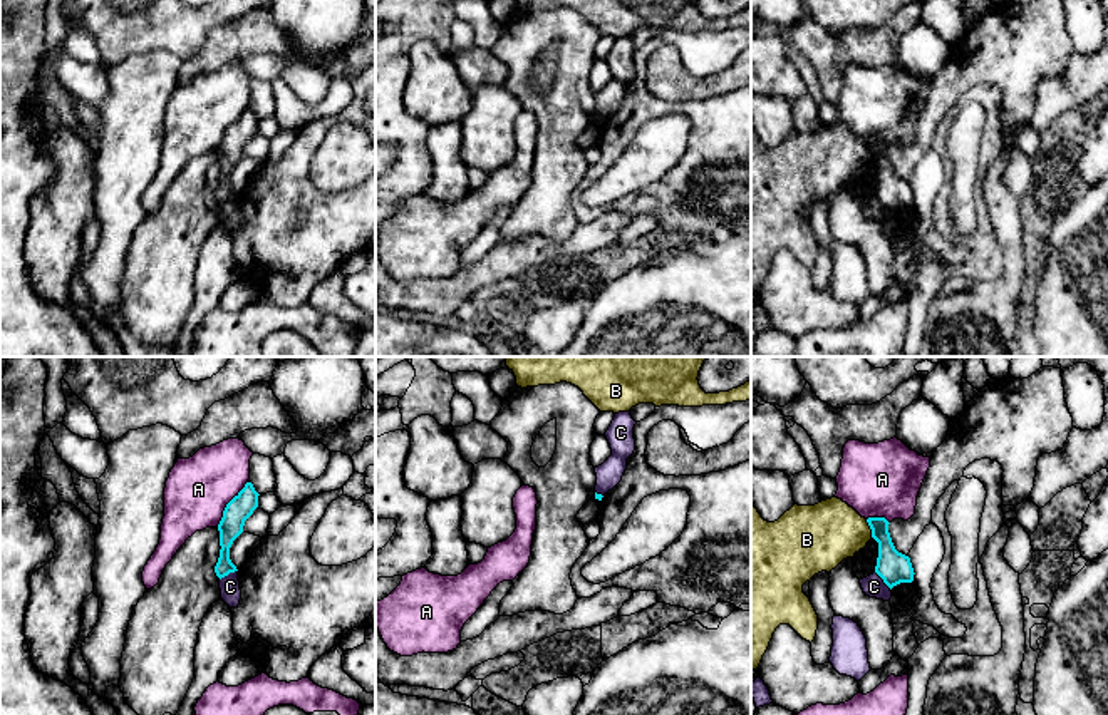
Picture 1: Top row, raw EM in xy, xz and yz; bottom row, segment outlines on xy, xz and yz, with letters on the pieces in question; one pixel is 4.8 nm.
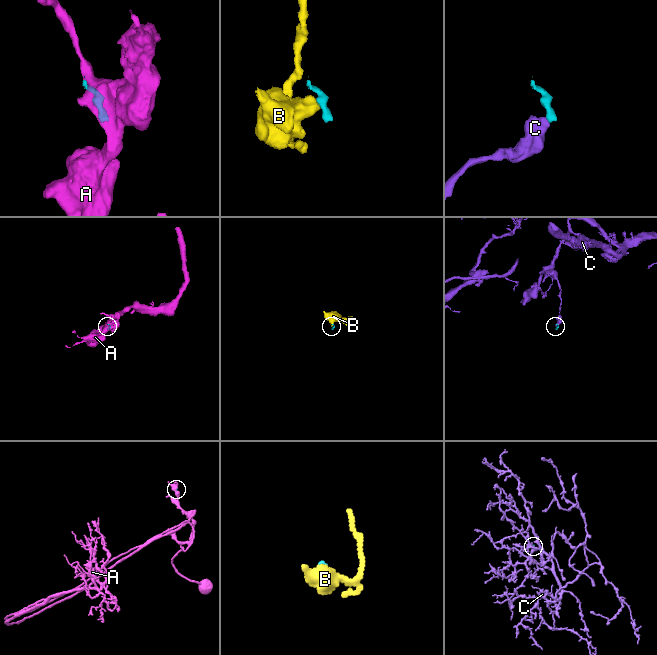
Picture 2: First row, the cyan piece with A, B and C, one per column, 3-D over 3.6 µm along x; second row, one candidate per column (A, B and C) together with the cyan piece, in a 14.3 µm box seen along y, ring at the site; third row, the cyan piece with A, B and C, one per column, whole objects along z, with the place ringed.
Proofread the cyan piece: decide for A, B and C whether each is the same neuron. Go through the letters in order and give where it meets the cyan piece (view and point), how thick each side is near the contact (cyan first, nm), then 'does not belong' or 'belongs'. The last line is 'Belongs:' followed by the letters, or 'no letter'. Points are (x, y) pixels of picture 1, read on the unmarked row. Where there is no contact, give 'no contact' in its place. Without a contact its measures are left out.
A: meets cyan in xy at (227, 129); 120 nm thick on the cyan side, 300 nm on the other; does not belong
B: meets cyan in yz at (870, 153); 160 nm thick on the cyan side, 320 nm on the other; does not belong
C: meets cyan in xy at (228, 198); 120 nm thick on the cyan side, 100 nm on the other; does not belong
Belongs: no letter

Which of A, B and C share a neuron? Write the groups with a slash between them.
A / B / C

